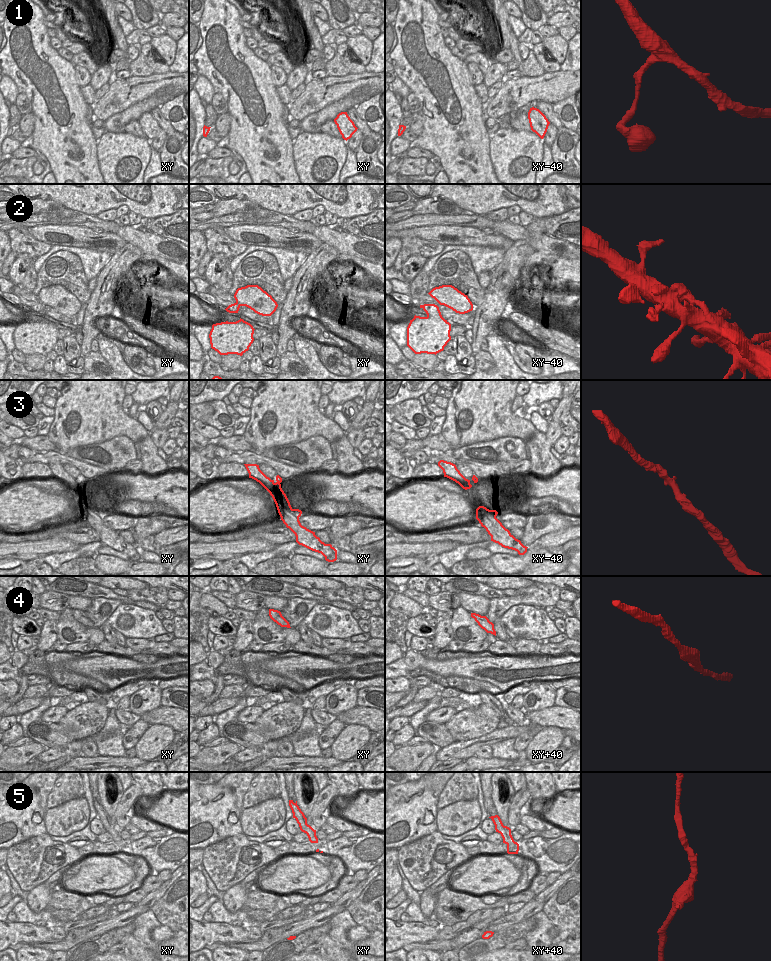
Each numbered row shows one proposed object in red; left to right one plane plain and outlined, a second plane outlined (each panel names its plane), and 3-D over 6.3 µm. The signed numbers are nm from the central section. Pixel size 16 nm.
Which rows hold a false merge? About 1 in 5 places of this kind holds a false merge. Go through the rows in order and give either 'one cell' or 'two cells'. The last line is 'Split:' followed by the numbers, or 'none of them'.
1: one cell
2: one cell
3: one cell
4: one cell
5: one cell
Split: none of them

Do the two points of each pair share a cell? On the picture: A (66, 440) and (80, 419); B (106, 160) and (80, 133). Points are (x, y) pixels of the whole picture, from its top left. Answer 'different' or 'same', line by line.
A: same
B: different

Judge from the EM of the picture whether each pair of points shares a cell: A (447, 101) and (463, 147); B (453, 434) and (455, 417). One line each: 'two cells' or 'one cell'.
A: one cell
B: one cell

